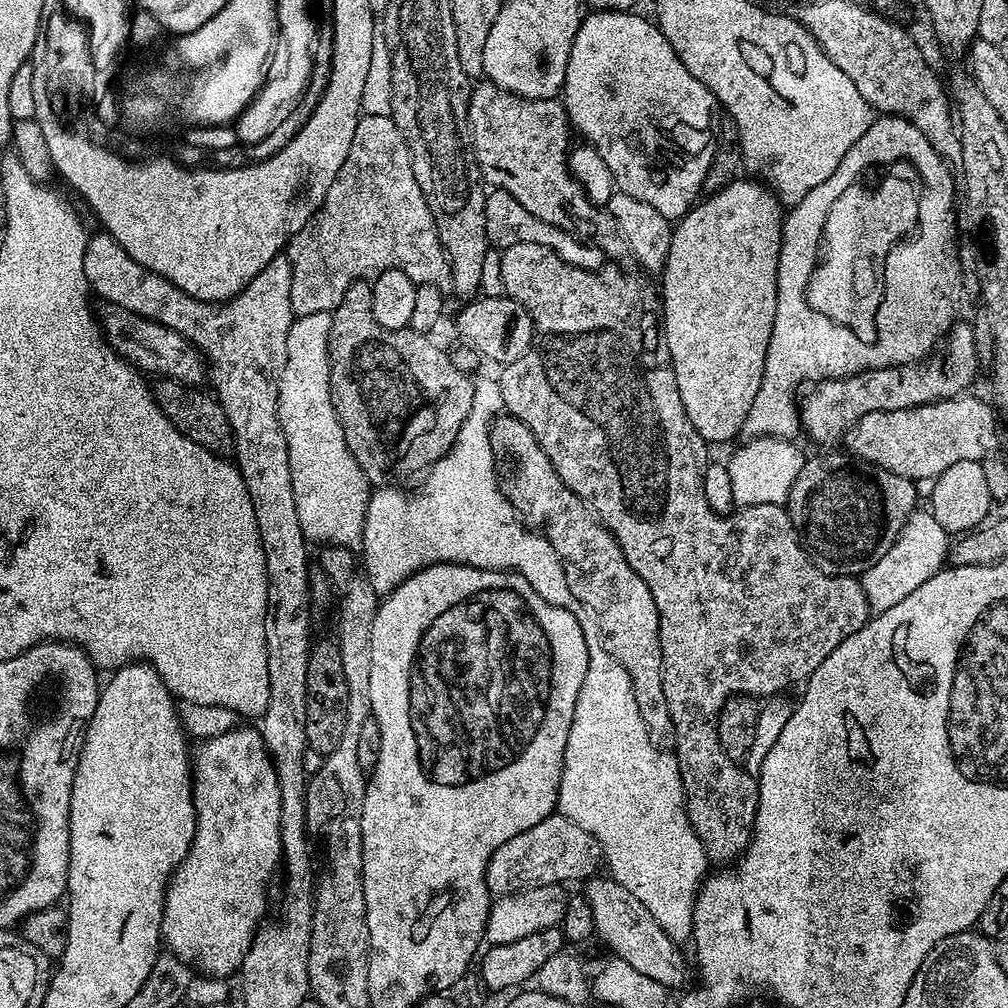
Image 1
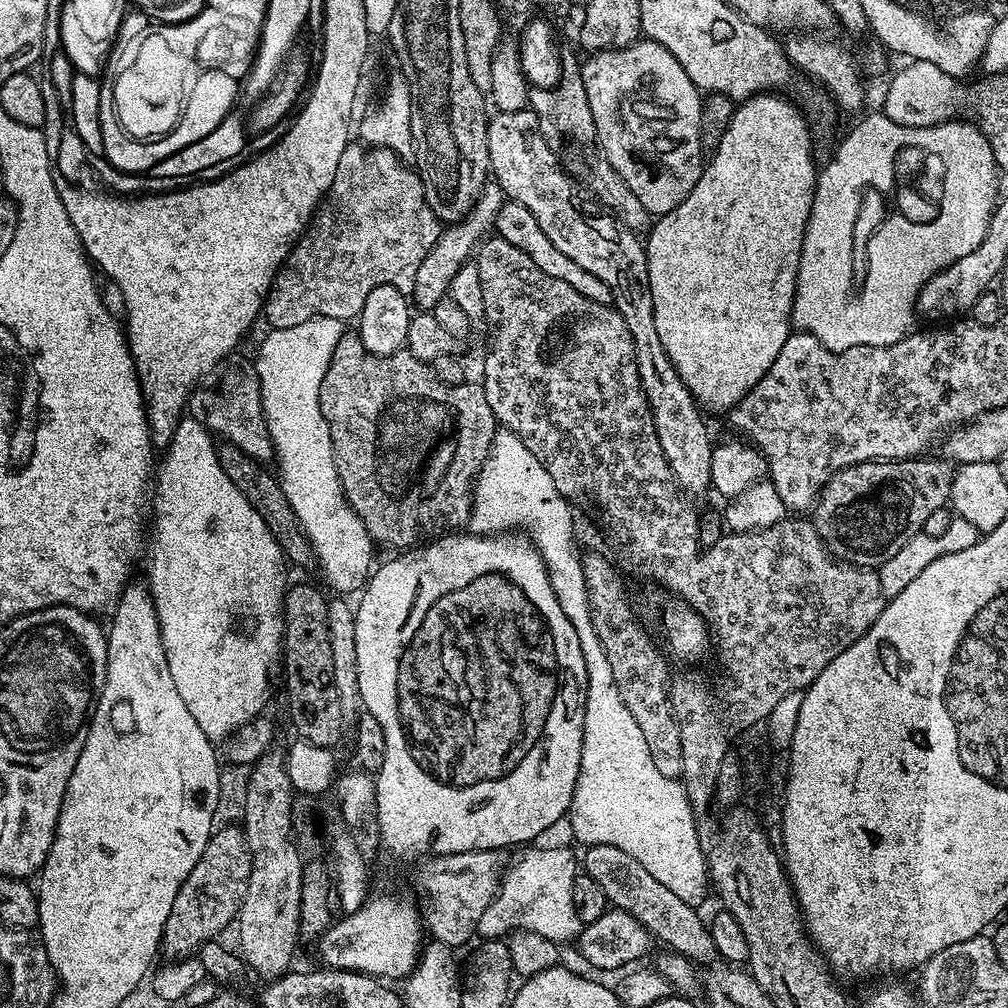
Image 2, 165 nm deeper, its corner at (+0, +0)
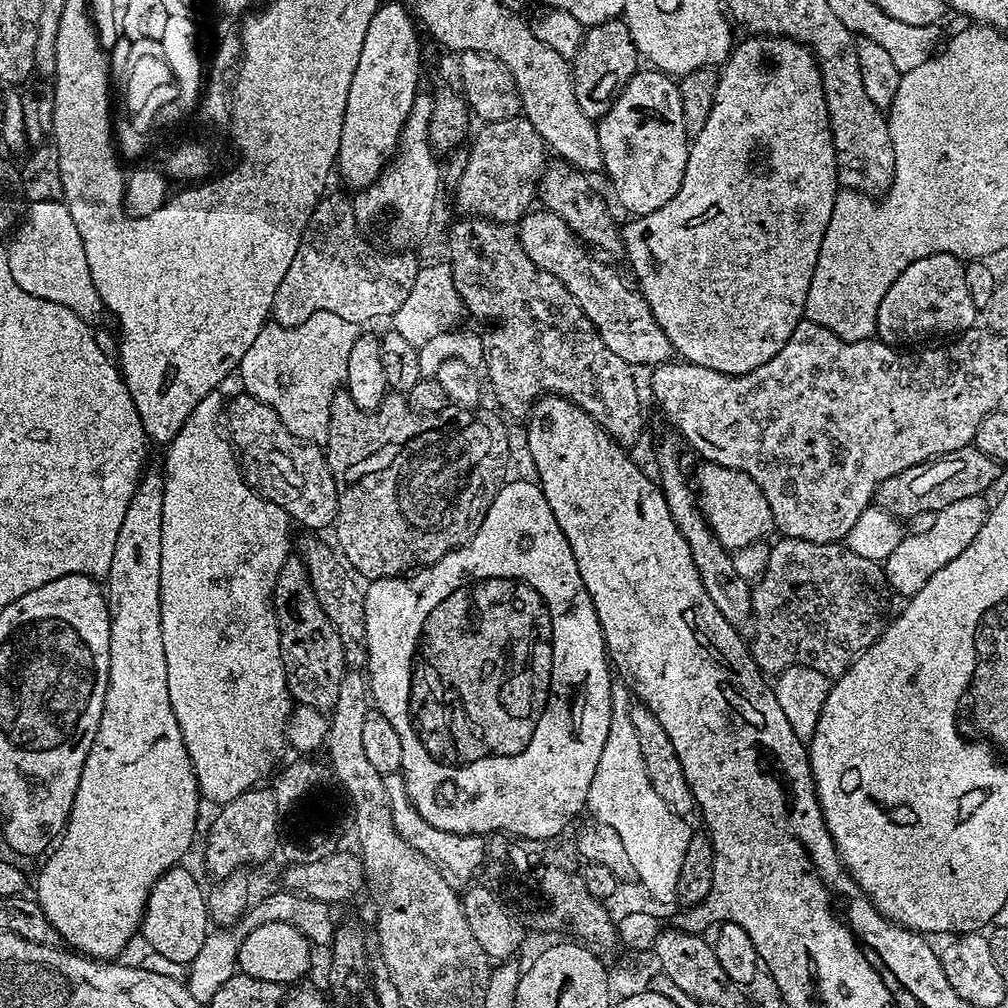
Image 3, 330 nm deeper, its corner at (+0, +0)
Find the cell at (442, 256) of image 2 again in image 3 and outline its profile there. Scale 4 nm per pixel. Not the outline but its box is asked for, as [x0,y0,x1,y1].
[456,115,548,225]

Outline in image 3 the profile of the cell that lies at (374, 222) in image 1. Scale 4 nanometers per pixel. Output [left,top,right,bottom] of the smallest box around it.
[270,195,422,328]

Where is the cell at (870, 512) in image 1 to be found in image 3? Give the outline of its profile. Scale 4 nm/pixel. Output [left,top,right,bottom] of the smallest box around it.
[874,446,1001,522]

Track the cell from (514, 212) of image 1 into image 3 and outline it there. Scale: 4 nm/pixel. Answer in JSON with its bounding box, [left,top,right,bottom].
[518,211,674,366]

